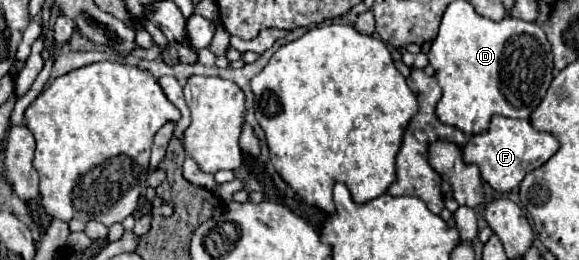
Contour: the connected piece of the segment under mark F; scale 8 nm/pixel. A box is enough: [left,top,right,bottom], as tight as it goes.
[463,116,559,192]

